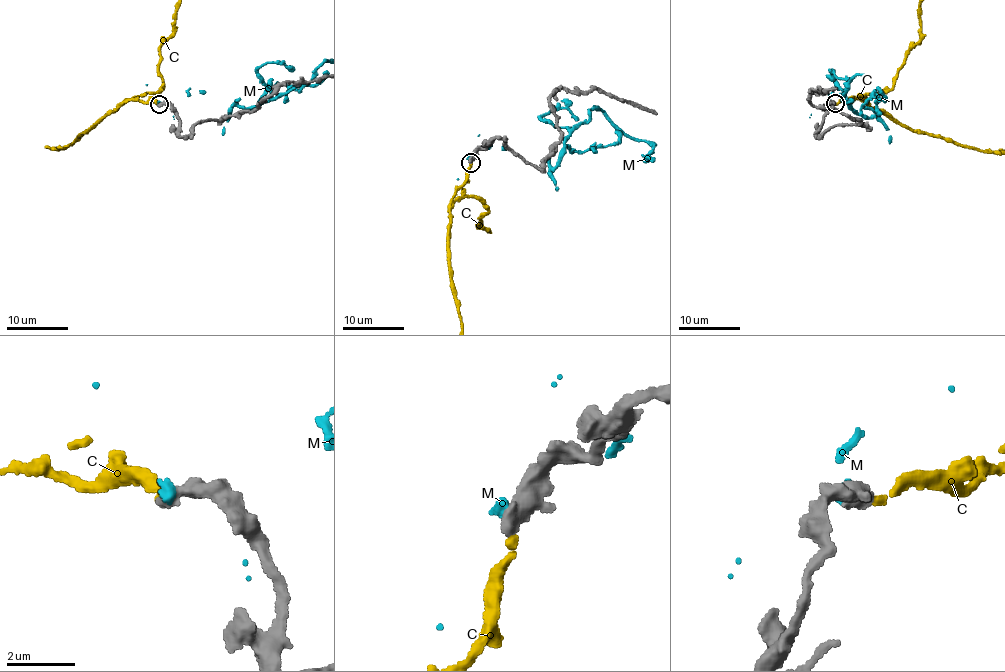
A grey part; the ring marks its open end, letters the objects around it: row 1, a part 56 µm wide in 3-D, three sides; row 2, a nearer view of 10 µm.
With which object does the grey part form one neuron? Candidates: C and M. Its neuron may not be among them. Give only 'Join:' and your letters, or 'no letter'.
Join: C

